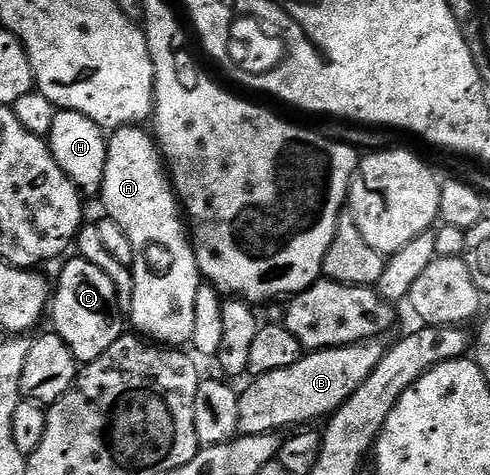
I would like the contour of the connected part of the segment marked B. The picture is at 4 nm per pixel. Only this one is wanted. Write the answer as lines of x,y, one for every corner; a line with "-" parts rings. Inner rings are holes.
381,338
366,339
363,343
353,343
351,347
326,347
322,351
303,354
296,365
288,369
276,369
276,373
259,375
238,397
238,429
244,435
272,435
287,429
298,429
310,425
313,419
325,420
364,381
368,373
380,365
387,344
-
285,427
290,427
286,428

